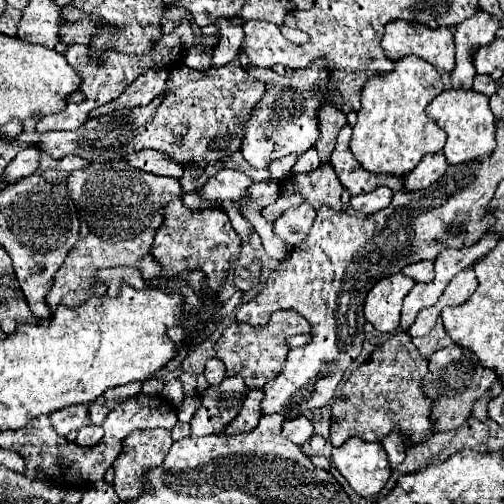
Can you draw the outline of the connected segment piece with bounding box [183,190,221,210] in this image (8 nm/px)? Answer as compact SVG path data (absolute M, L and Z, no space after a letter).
M197 190L191 192L191 194L185 194L185 196L183 196L183 204L185 204L185 208L189 208L189 210L211 210L211 208L221 208L219 202L211 202L211 200L201 198L201 194L199 194Z

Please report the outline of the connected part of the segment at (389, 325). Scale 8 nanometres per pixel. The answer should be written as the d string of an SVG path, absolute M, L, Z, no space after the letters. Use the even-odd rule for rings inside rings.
M393 274L379 280L367 294L365 318L379 332L397 332L403 298L411 292L415 280L405 274Z

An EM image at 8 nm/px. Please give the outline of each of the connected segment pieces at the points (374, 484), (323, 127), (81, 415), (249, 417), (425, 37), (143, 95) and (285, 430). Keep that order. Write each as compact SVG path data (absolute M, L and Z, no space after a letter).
M349 438L341 448L333 448L331 458L341 476L363 498L379 494L391 476L389 460L381 442Z
M333 104L321 106L317 118L319 118L319 138L315 142L315 150L319 152L319 158L325 164L329 162L329 154L333 152L337 134L347 124L347 118Z
M69 406L65 410L59 410L57 414L51 414L51 422L57 434L67 436L71 430L79 430L91 422L89 406Z
M263 388L259 390L249 390L247 398L243 402L243 408L239 416L223 430L223 434L241 434L241 432L251 432L259 418L261 418L261 400L263 400Z
M395 20L385 26L381 46L391 60L401 60L401 56L419 56L447 74L451 74L455 66L453 32L449 28L431 30L423 24Z
M149 70L149 72L145 72L119 98L115 98L113 102L109 102L107 106L99 106L99 110L93 110L89 114L89 118L97 118L99 114L121 110L121 108L135 108L139 104L141 106L149 104L157 94L165 92L165 80L167 80L167 76L169 76L169 70L157 70L157 72Z
M307 416L289 418L281 426L281 436L291 440L293 444L301 446L301 444L305 444L313 436L313 424L311 424L311 420Z

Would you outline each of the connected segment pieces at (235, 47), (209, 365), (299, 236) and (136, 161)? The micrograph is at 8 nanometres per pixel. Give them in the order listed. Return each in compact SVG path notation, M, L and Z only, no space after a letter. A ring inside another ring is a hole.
M219 18L217 28L219 28L219 34L221 34L221 40L213 50L213 66L223 66L239 54L239 48L241 48L241 42L243 42L241 40L243 28L235 26L227 18Z
M211 358L205 362L205 378L209 386L217 386L227 376L227 370L219 358Z
M299 204L293 206L289 210L285 210L273 224L275 234L285 240L291 246L297 246L309 232L309 228L313 226L315 220L315 212L313 206L309 204Z
M143 150L137 154L129 154L127 162L139 170L157 174L157 176L169 176L169 178L181 178L183 174L183 166L179 162L173 162L173 158L169 158L163 152L157 150Z

